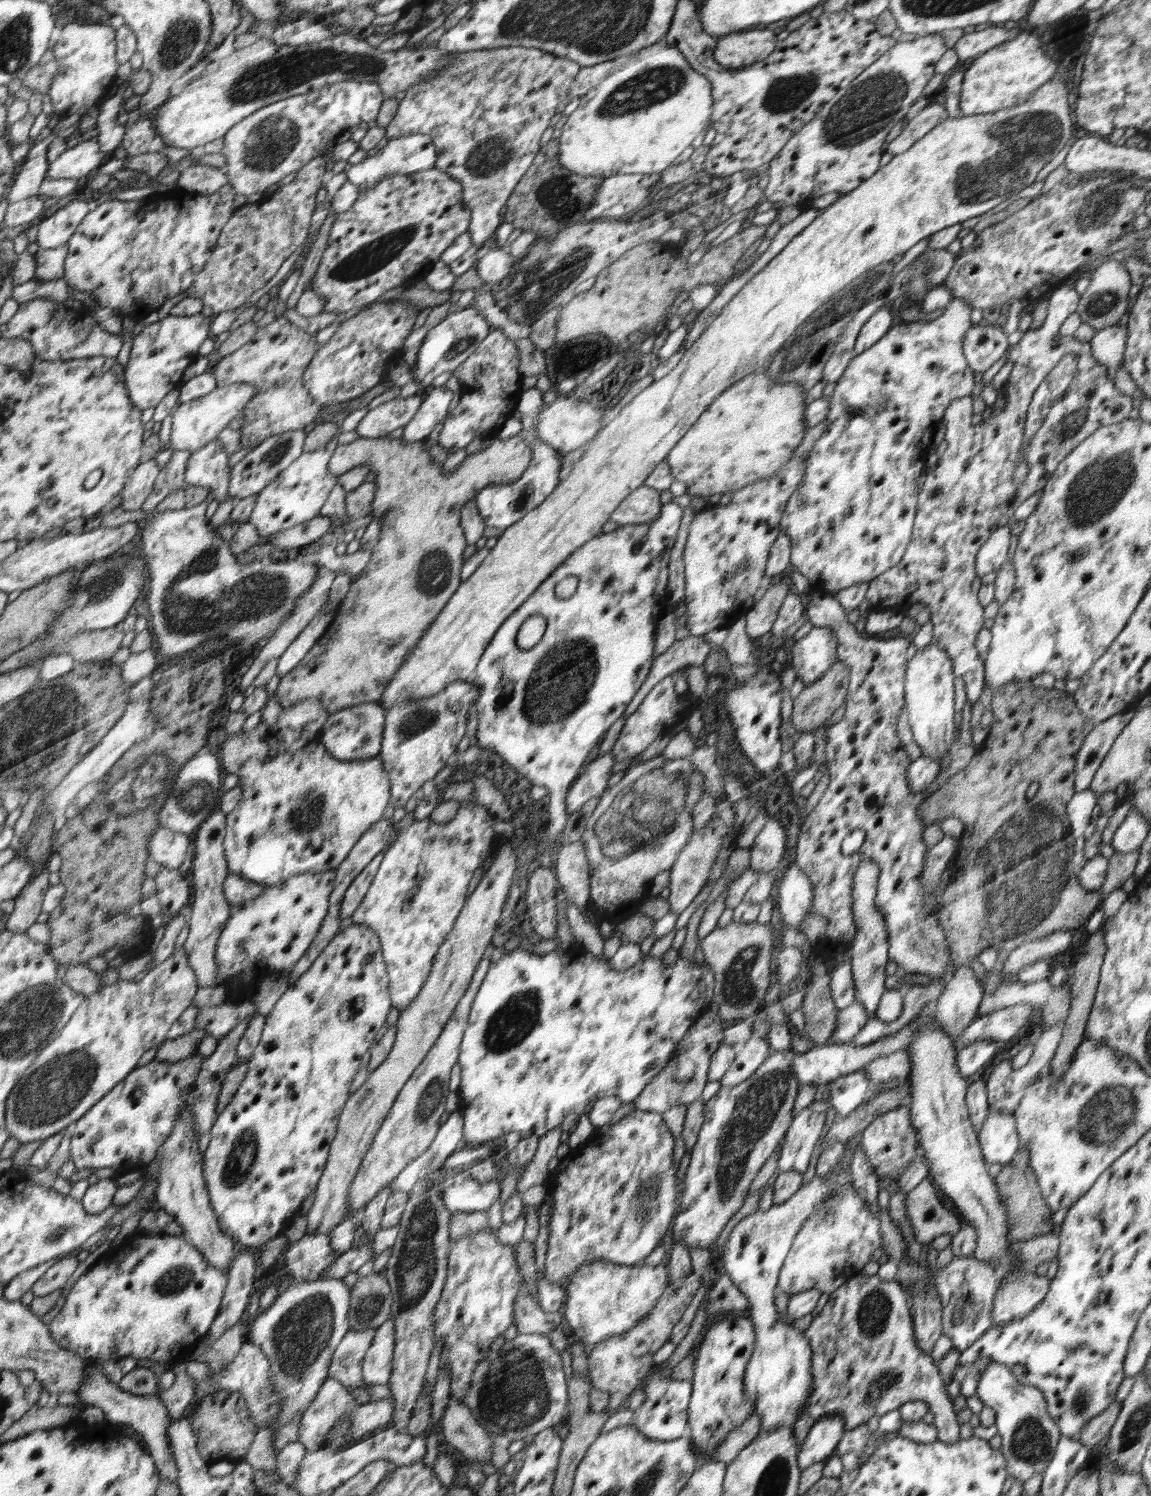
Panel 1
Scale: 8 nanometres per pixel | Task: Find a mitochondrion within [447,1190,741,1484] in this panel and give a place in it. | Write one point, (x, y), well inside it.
(514, 1396)

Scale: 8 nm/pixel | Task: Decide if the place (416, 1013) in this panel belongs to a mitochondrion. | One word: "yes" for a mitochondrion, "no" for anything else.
no

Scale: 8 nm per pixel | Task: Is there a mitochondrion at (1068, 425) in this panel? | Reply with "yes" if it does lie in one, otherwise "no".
yes

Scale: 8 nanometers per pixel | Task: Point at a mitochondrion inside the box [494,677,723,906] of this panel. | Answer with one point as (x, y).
(643, 813)

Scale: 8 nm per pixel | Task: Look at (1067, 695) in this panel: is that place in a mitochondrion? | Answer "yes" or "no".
no

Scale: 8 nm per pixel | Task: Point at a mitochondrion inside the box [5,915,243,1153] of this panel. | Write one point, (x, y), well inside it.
(51, 1090)

